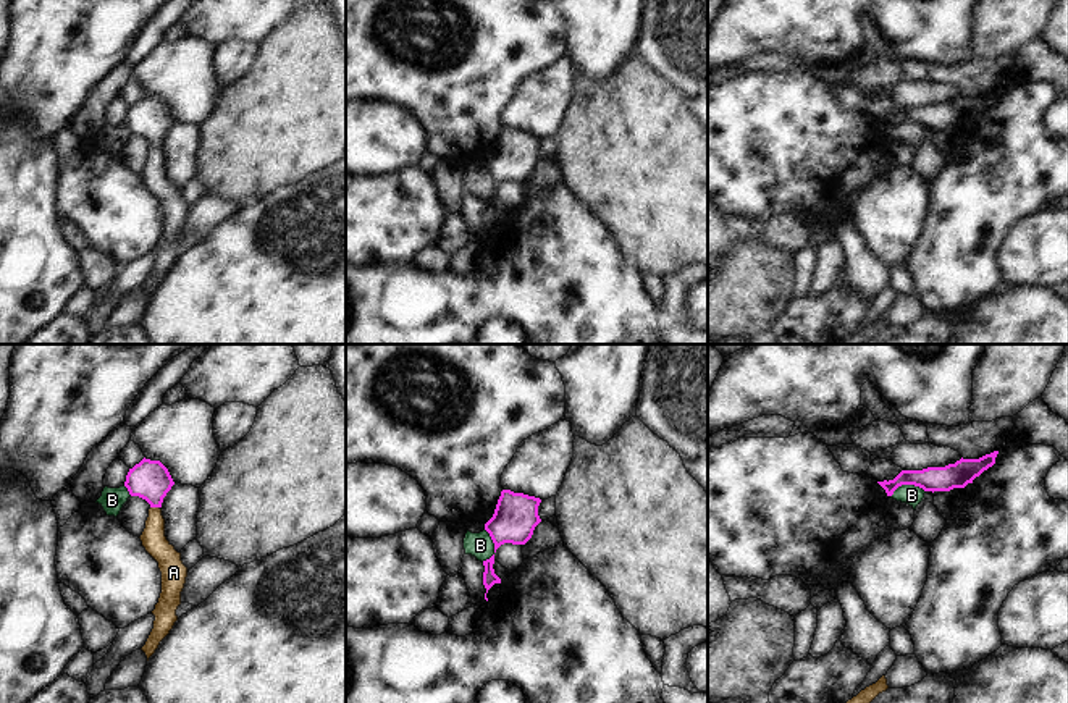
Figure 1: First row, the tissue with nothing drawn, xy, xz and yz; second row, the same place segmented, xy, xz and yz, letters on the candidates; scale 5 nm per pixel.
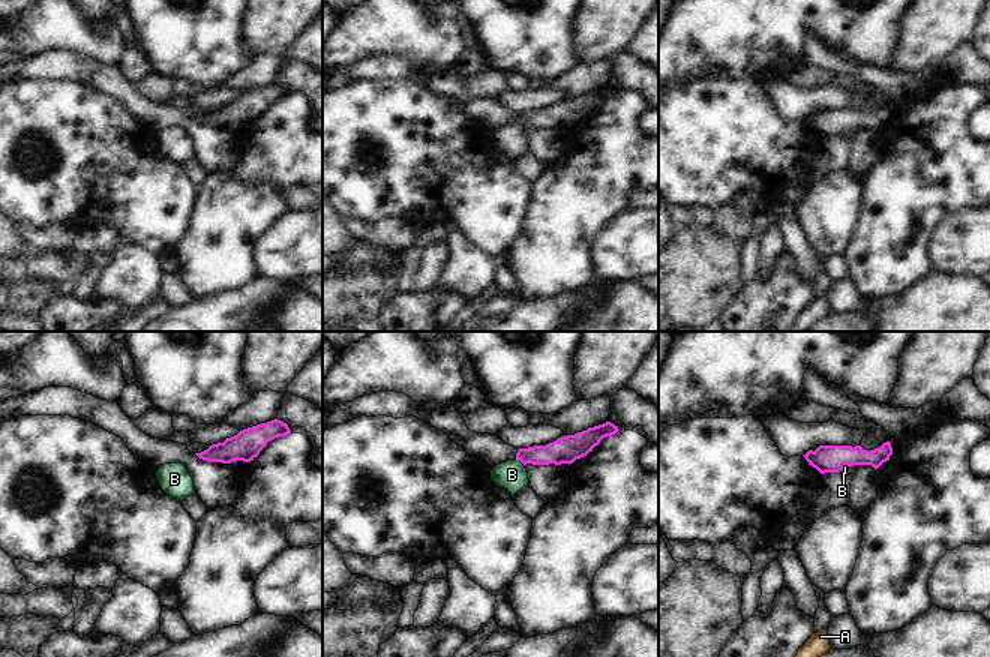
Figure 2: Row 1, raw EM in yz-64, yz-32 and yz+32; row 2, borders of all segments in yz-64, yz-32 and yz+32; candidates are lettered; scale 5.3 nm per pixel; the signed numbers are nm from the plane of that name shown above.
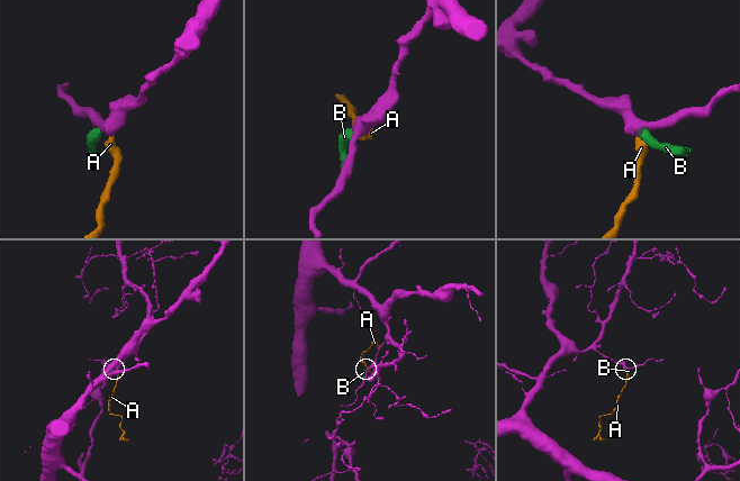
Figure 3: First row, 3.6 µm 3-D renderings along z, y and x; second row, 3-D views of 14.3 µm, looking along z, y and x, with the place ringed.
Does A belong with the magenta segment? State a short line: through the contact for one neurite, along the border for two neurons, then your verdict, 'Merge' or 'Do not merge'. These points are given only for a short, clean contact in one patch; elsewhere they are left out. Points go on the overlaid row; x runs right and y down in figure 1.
Line: xy (151, 480), (155, 506), (154, 540). Merge

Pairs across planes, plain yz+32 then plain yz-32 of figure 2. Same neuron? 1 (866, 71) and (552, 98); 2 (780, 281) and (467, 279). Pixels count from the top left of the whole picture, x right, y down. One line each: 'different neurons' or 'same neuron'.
1: different neurons
2: different neurons

